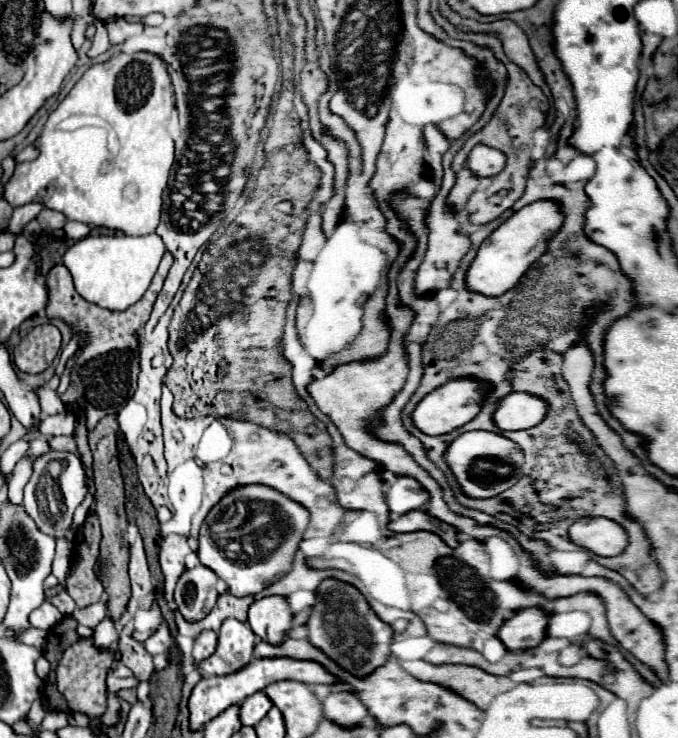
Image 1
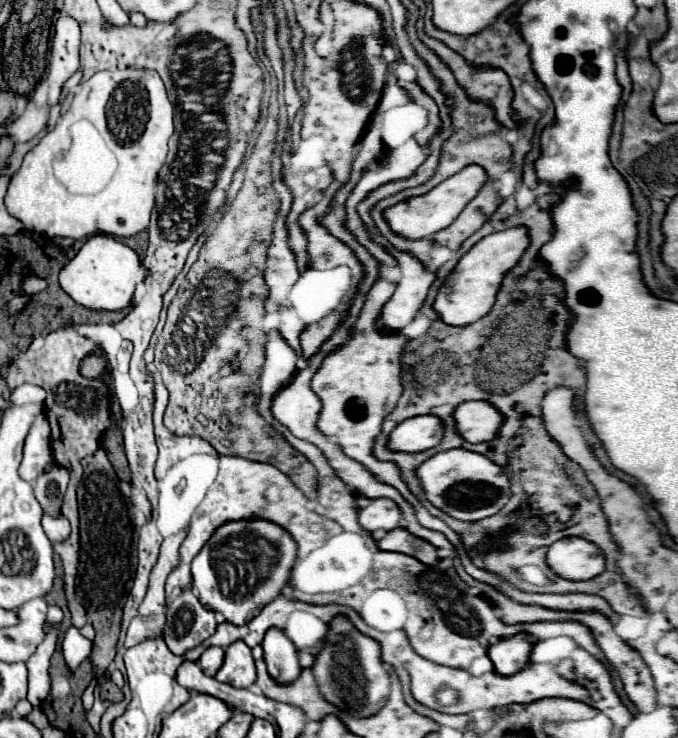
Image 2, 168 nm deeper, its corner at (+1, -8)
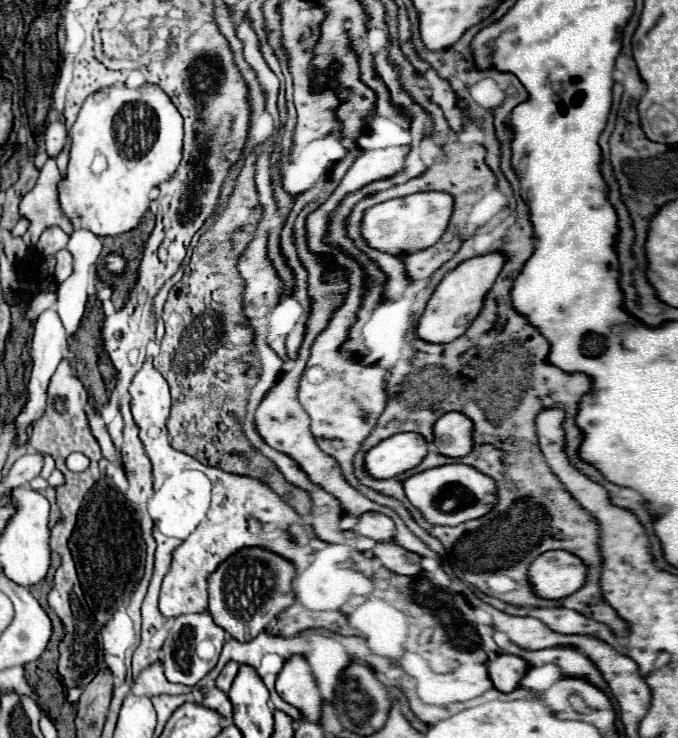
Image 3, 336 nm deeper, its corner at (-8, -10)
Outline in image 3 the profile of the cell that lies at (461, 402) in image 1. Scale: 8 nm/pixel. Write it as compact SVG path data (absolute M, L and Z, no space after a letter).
M394 434L366 454L366 470L376 478L392 478L418 466L426 454L428 442L420 434Z

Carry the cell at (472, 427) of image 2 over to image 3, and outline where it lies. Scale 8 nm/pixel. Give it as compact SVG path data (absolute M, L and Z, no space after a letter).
M460 412L444 414L434 424L434 444L444 456L466 456L472 450L472 420Z

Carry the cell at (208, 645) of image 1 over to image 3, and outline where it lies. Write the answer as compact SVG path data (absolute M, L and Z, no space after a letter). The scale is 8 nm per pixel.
M228 662L228 666L224 666L224 670L220 672L220 676L216 678L216 686L226 692L230 688L236 672L238 672L238 662Z

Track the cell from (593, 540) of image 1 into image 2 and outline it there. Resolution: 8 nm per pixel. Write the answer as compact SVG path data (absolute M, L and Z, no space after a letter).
M563 538L551 544L545 562L553 574L565 580L589 580L605 568L603 554L595 544L579 538Z

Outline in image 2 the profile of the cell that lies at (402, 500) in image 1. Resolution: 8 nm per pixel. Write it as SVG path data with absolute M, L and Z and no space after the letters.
M371 500L365 508L359 510L357 514L359 524L367 532L377 532L377 530L393 530L397 528L401 520L401 512L393 500Z

